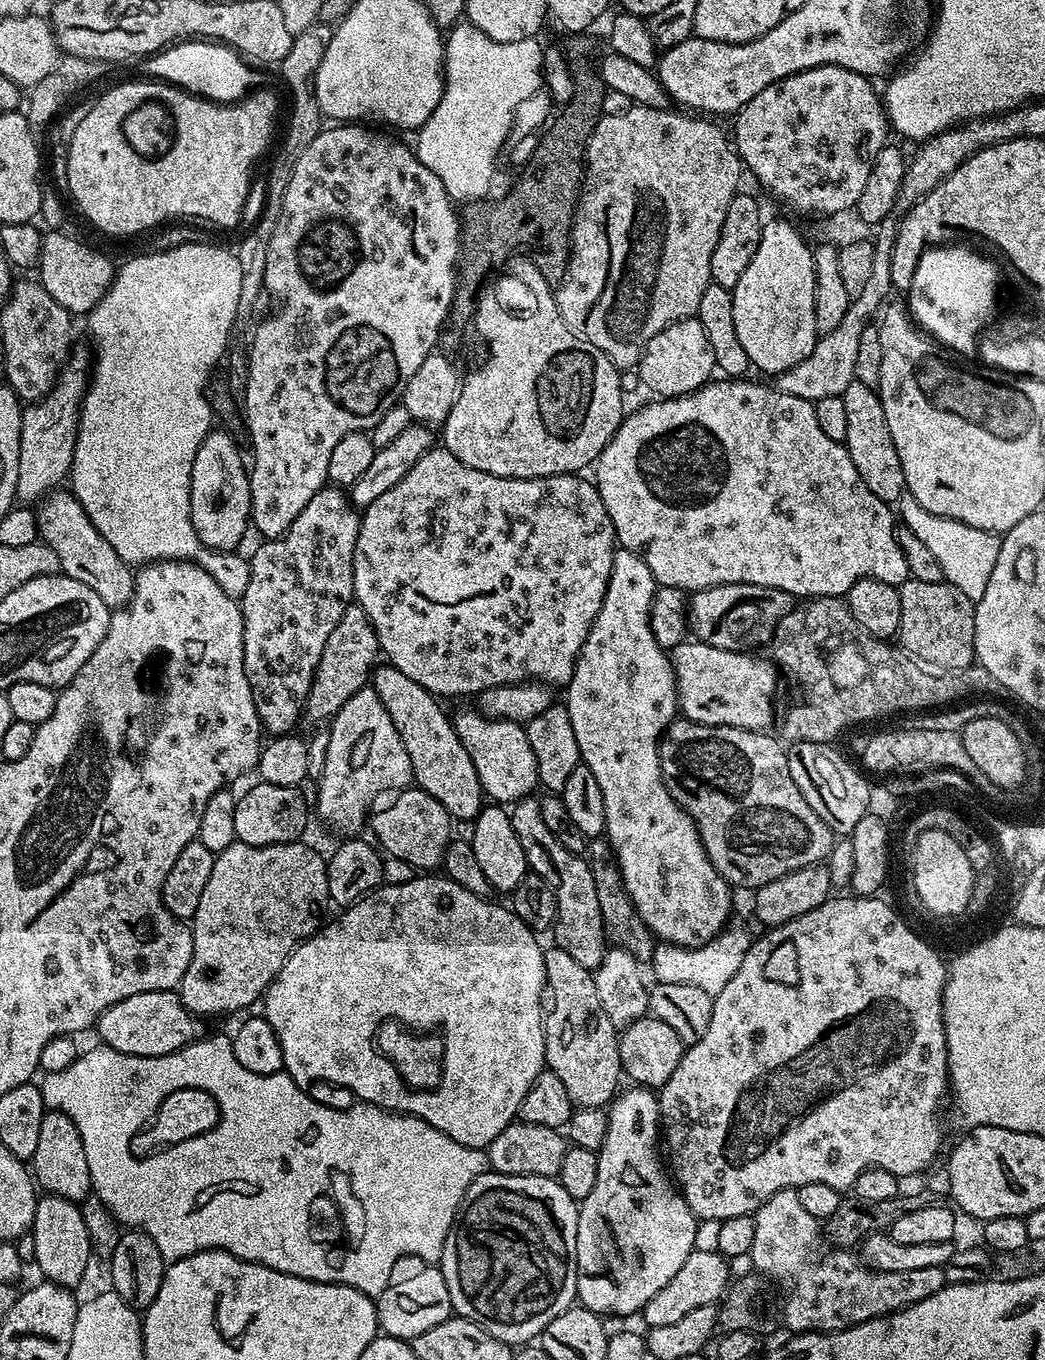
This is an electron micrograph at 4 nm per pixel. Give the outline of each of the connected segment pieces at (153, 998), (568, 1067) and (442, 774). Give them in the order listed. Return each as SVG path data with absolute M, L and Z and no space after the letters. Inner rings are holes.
M175 991L139 992L122 1002L114 1002L94 1025L100 1035L99 1043L122 1054L161 1056L170 1054L188 1044L194 1044L205 1035L206 1029L199 1015L193 1014Z
M544 948L544 982L547 1004L544 1014L544 1062L547 1071L558 1074L576 1108L611 1105L621 1087L620 1038L606 1018L594 986L593 969L581 966L566 950ZM552 999L552 1001L550 1001ZM617 1087L617 1088L616 1088Z
M387 662L381 663L373 671L370 687L378 694L378 698L382 698L382 706L386 706L386 714L390 714L390 722L394 722L398 738L402 738L402 746L410 758L415 787L430 794L430 798L438 798L453 821L475 821L486 797L480 789L478 770L474 770L474 762L470 762L470 754L466 754L466 746L462 746L449 713L444 713L440 705L443 703L431 692L418 686L414 678L406 678L402 670Z

